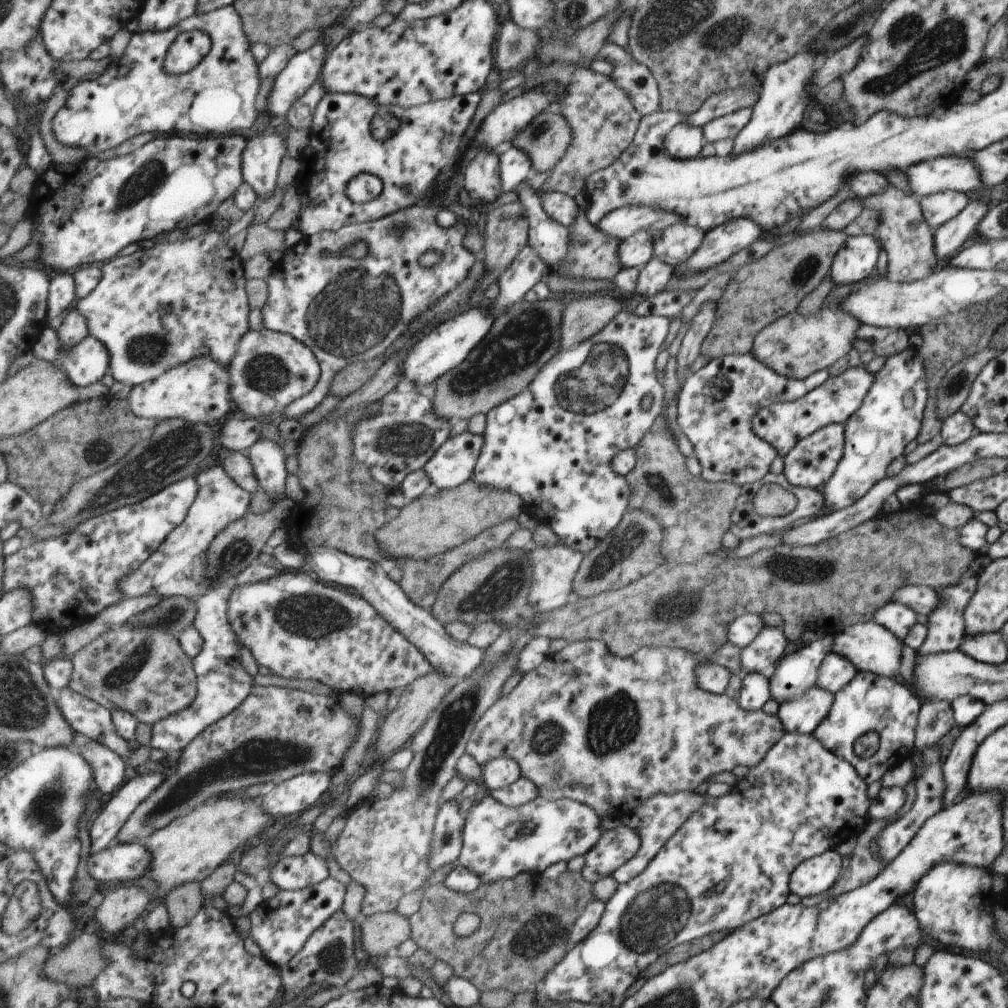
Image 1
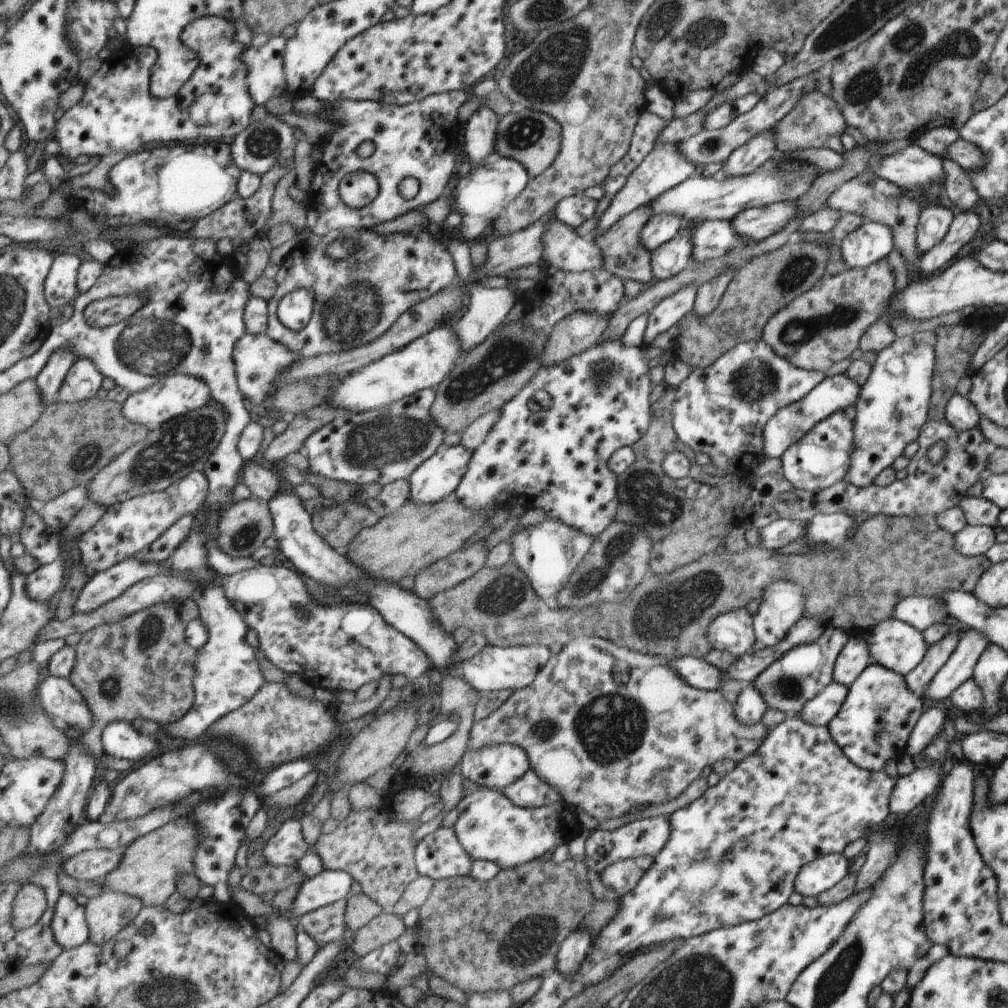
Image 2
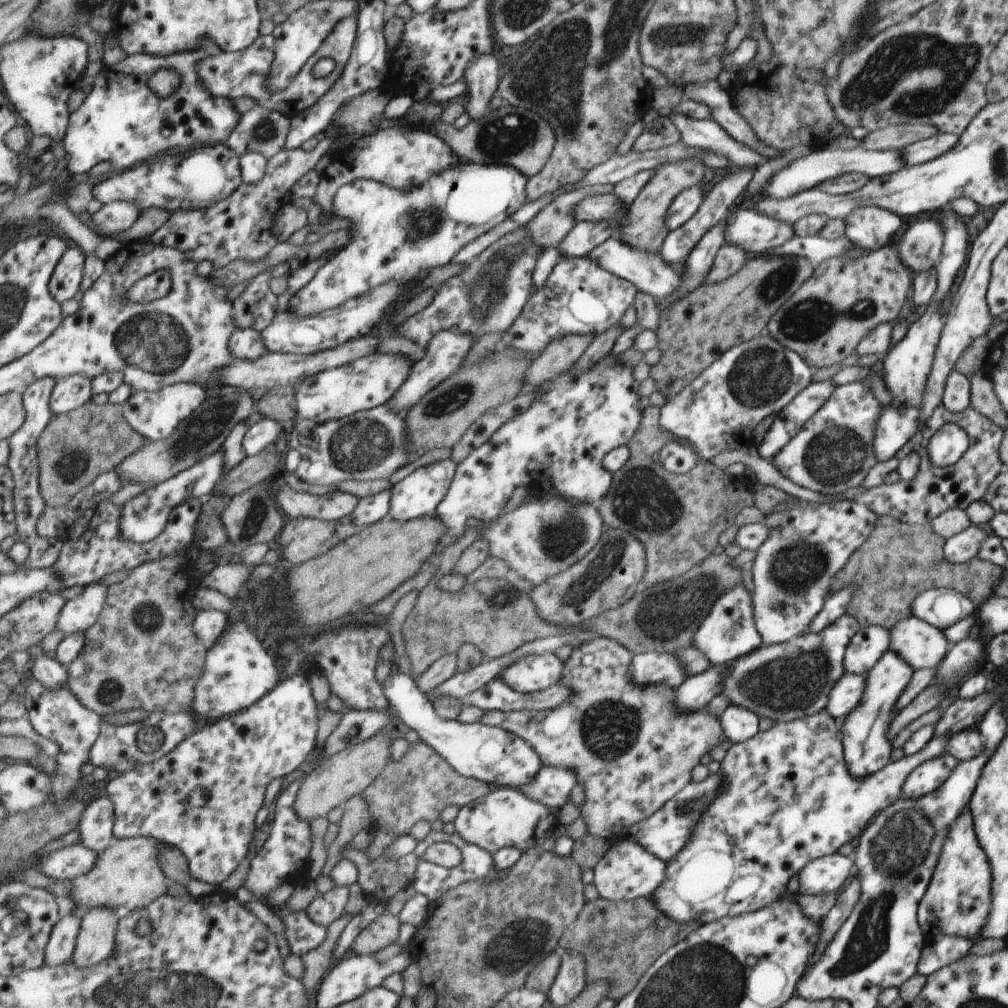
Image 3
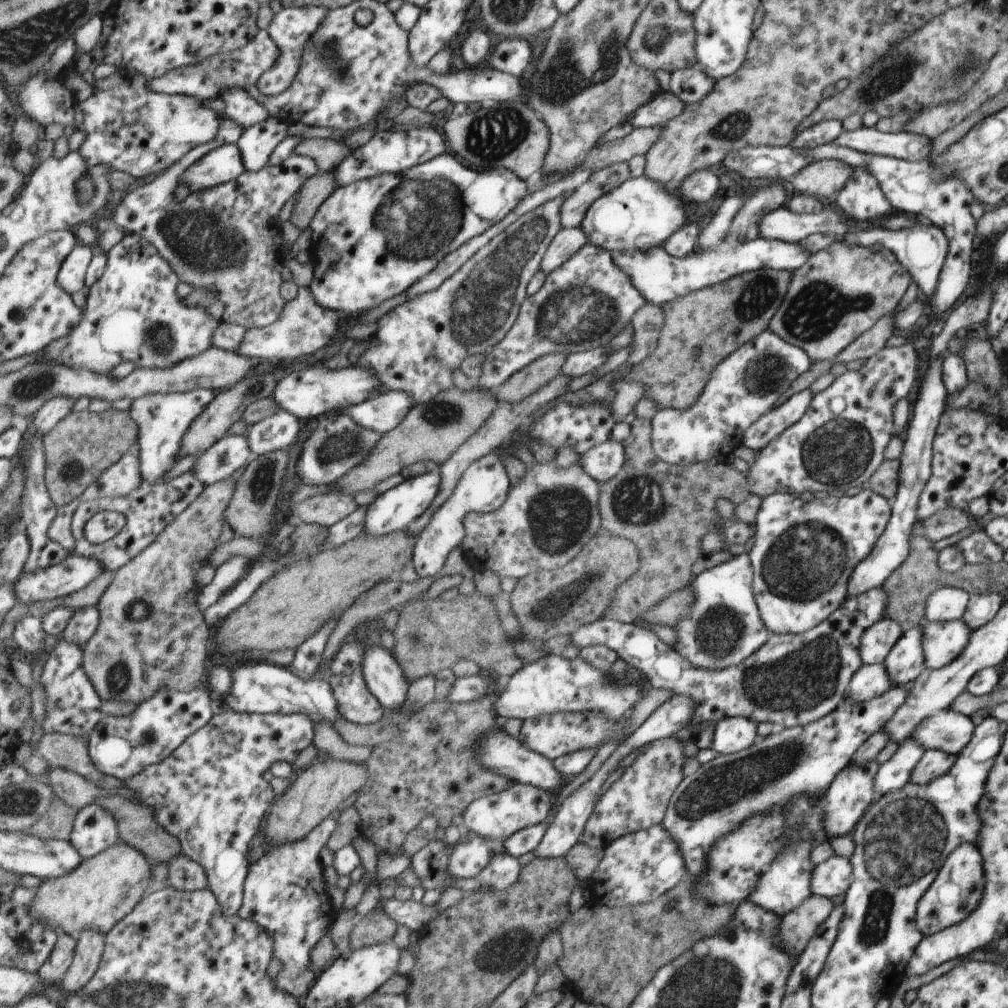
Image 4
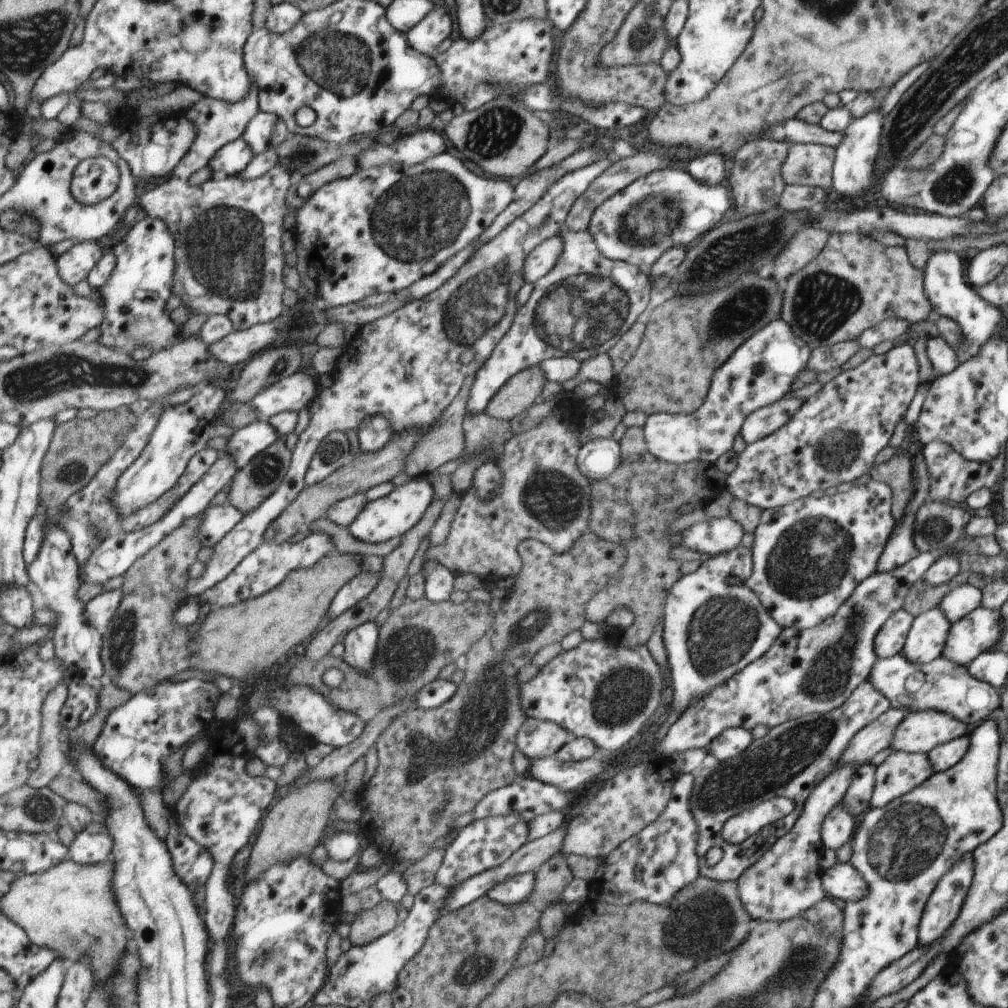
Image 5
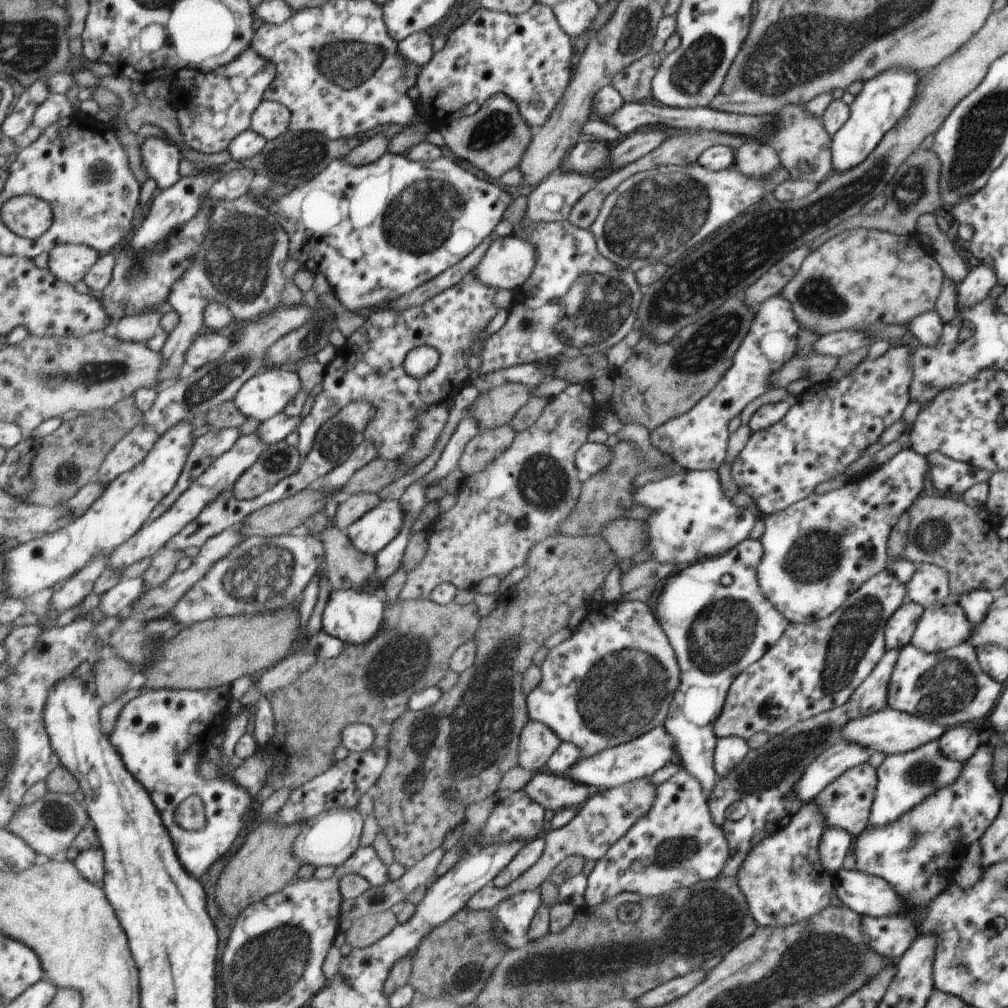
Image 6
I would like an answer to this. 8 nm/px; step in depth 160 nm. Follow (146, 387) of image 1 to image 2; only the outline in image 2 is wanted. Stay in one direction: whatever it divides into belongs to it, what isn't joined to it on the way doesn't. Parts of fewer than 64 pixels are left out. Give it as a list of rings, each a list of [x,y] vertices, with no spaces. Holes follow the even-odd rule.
[[[188,374],[169,375],[159,379],[144,391],[129,393],[128,398],[123,403],[123,412],[133,422],[152,429],[199,410],[211,398],[210,386],[202,378]]]

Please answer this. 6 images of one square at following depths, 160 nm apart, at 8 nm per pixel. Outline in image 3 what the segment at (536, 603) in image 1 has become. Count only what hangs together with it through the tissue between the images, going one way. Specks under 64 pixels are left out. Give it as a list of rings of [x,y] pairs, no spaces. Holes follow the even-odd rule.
[[[555,492],[548,500],[543,493],[535,501],[526,500],[510,513],[485,522],[469,519],[471,527],[483,528],[479,539],[490,542],[490,554],[507,562],[519,577],[539,586],[581,560],[601,540],[601,518],[591,505],[571,503]]]

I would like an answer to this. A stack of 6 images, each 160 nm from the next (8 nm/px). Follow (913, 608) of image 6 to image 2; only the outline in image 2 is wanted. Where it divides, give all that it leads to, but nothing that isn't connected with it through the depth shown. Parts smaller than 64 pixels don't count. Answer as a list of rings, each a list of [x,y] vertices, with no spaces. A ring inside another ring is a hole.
[[[850,636],[834,662],[832,680],[849,688],[870,663],[869,644]]]

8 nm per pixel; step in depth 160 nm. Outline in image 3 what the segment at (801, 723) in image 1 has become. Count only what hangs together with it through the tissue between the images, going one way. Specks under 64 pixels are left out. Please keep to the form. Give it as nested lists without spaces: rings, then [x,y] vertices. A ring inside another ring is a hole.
[[[845,674],[833,686],[823,712],[835,721],[840,721],[861,700],[866,682],[867,676],[865,675]]]

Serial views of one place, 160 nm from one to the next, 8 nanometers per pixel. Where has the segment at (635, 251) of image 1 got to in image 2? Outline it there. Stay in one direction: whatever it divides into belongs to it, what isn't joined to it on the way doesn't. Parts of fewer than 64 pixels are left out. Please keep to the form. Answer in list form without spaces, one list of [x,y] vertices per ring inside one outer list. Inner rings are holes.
[[[670,214],[653,215],[641,230],[642,246],[651,252],[667,242],[681,227],[680,218]]]

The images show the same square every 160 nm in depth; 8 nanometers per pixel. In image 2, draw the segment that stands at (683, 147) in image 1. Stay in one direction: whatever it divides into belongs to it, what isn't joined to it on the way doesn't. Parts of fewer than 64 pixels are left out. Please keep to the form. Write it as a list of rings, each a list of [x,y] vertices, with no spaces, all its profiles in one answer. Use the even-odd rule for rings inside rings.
[[[661,143],[658,147],[653,147],[647,153],[645,160],[631,172],[630,176],[627,177],[626,184],[615,194],[608,208],[599,217],[597,226],[593,230],[593,237],[603,232],[609,225],[617,222],[623,215],[635,210],[638,206],[645,205],[662,192],[677,186],[677,184],[683,182],[693,172],[696,164],[684,157],[678,144]]]

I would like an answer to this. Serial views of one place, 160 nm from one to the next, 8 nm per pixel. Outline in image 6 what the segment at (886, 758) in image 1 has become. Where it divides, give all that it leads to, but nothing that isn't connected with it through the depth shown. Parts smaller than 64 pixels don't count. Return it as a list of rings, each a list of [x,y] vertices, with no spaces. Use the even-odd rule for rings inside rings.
[[[951,597],[936,600],[922,609],[909,644],[926,653],[950,649],[971,634],[971,622]],[[827,827],[822,830],[818,844],[818,855],[822,867],[832,875],[841,868],[849,850],[852,836],[845,829]]]

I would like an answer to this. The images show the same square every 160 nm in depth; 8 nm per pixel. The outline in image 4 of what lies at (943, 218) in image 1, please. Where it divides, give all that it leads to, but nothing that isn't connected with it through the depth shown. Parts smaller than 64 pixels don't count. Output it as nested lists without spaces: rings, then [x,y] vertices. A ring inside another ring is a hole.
[[[913,223],[908,227],[897,230],[858,225],[856,229],[847,231],[841,240],[848,247],[882,246],[883,250],[895,253],[899,264],[908,273],[911,273],[912,281],[918,286],[918,290],[924,300],[933,297],[938,274],[941,272],[941,268],[949,252],[946,235],[931,223]],[[757,237],[735,248],[717,248],[685,257],[672,257],[665,252],[662,245],[651,249],[609,251],[613,262],[627,274],[633,286],[643,294],[645,302],[663,305],[676,298],[700,288],[723,282],[732,276],[757,269],[775,269],[794,271],[798,269],[810,255],[799,243],[784,243],[777,239]]]

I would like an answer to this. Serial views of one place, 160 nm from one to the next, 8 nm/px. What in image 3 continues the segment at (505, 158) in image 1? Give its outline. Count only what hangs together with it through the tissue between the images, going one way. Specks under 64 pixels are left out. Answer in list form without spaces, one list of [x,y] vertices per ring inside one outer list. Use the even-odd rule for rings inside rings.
[[[458,160],[455,164],[446,168],[441,174],[430,178],[429,181],[424,182],[422,185],[416,187],[411,193],[396,189],[395,187],[387,186],[385,183],[373,180],[373,179],[359,179],[357,181],[350,182],[345,186],[342,186],[338,190],[338,193],[334,198],[334,217],[339,216],[341,218],[348,218],[352,221],[350,228],[352,237],[343,249],[340,249],[333,258],[314,276],[307,286],[304,286],[299,292],[290,300],[290,313],[296,317],[303,317],[304,315],[319,315],[323,311],[337,308],[345,304],[350,298],[362,296],[363,293],[370,292],[371,289],[377,289],[381,285],[395,281],[396,283],[403,283],[409,286],[409,284],[416,284],[426,274],[437,268],[437,266],[445,266],[459,254],[460,250],[463,250],[471,242],[477,240],[482,234],[489,232],[494,229],[498,224],[505,222],[510,216],[515,215],[525,204],[527,204],[527,187],[528,187],[528,176],[523,174],[518,168],[511,165],[494,165],[494,164],[483,164],[483,163],[471,163],[462,162]]]

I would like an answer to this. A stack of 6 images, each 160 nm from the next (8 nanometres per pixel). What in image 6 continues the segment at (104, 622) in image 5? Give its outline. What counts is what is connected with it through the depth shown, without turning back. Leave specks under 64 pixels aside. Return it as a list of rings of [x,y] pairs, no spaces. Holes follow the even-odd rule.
[[[124,578],[113,588],[106,591],[96,610],[111,617],[125,614],[133,604],[144,594],[144,580]]]

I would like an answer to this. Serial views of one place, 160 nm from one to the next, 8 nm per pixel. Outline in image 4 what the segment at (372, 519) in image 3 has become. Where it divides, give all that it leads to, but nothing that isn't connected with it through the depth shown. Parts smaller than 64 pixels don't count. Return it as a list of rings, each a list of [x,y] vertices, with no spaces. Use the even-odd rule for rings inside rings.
[[[359,506],[357,510],[340,520],[337,524],[330,527],[330,535],[328,540],[324,543],[324,546],[318,551],[325,551],[327,548],[338,547],[352,540],[355,540],[366,530],[366,514],[368,506]]]

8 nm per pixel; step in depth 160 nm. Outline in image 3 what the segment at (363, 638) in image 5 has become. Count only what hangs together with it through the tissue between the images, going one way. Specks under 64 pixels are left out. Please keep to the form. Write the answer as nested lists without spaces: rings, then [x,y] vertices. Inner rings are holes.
[[[397,671],[388,675],[383,689],[397,718],[415,730],[421,739],[433,747],[459,774],[495,787],[520,787],[529,784],[544,764],[537,751],[524,739],[501,726],[462,723],[445,720],[437,715],[417,681],[411,675]]]

